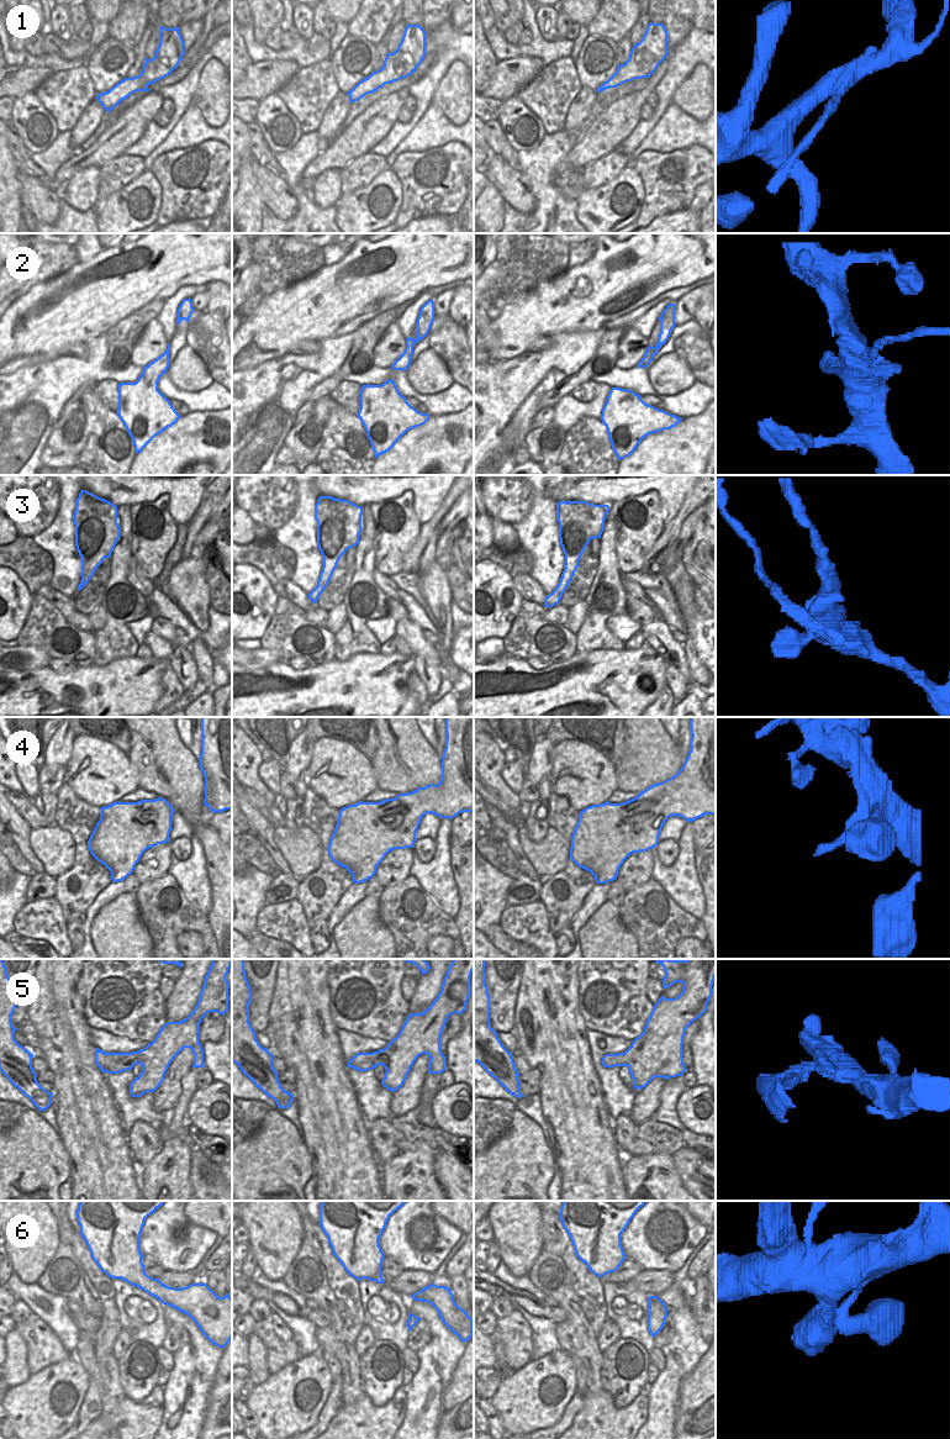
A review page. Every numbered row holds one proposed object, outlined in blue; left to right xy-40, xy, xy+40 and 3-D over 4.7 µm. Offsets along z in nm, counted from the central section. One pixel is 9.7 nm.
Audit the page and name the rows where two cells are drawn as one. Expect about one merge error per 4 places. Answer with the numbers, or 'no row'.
2, 3

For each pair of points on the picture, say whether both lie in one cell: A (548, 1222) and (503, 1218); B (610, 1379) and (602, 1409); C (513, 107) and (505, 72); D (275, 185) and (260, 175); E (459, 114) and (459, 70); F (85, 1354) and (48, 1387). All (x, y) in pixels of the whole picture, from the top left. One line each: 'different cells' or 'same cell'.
A: different cells
B: different cells
C: different cells
D: same cell
E: same cell
F: different cells

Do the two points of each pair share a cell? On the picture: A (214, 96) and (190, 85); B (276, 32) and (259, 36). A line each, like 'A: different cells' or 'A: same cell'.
A: different cells
B: different cells

